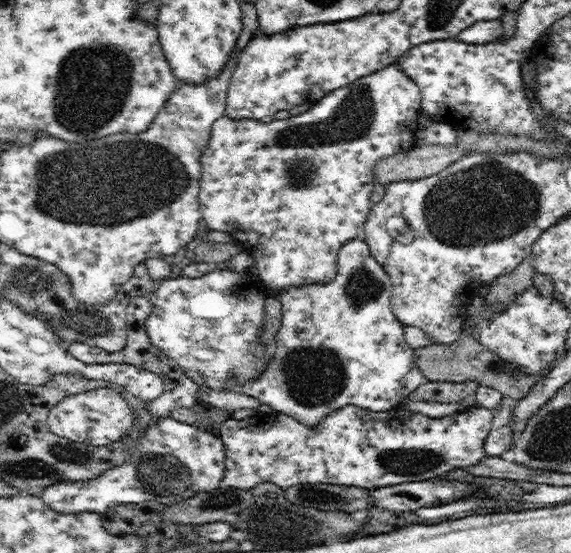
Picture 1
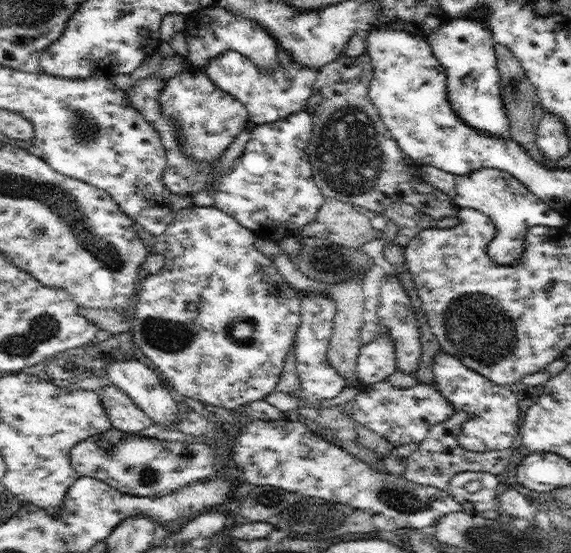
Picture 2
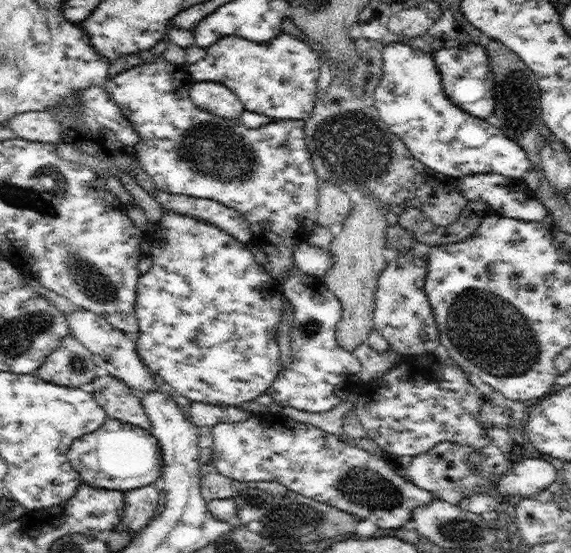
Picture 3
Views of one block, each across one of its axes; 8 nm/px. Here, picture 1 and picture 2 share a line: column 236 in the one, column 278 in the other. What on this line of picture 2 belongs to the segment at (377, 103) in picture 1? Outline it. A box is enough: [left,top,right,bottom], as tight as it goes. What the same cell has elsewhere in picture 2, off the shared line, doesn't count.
[211,110,325,241]

